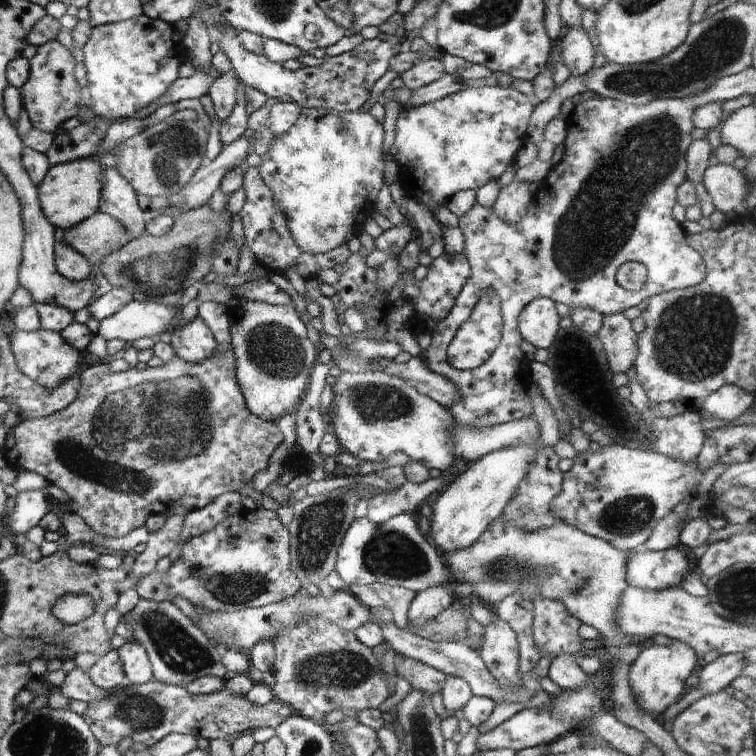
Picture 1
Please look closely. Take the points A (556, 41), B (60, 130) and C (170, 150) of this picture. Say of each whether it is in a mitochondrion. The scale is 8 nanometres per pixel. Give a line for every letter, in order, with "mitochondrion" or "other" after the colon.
A: other
B: other
C: mitochondrion

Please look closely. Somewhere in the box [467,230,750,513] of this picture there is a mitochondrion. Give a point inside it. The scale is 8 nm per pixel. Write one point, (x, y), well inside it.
(694, 337)

